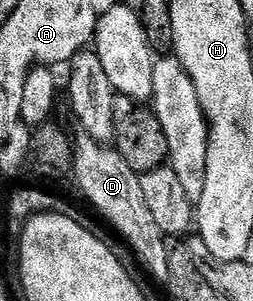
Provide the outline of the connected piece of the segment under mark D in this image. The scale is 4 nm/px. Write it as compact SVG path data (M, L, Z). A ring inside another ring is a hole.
M80 134L75 147L73 171L75 179L83 190L83 195L131 242L135 255L147 266L153 278L166 281L169 277L169 257L167 256L168 240L163 230L153 221L149 205L145 205L145 193L141 193L141 176L139 172L121 157L114 146L93 141L93 137Z

